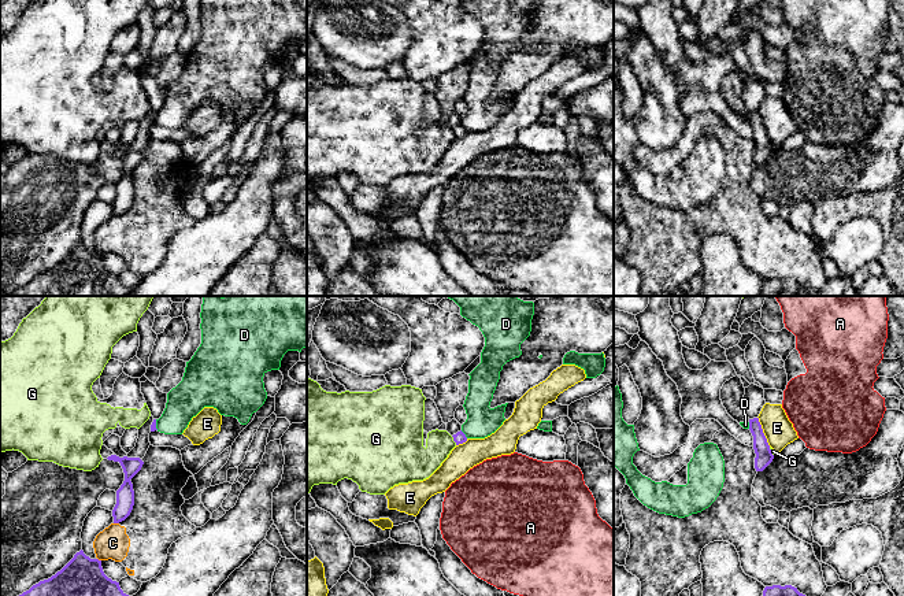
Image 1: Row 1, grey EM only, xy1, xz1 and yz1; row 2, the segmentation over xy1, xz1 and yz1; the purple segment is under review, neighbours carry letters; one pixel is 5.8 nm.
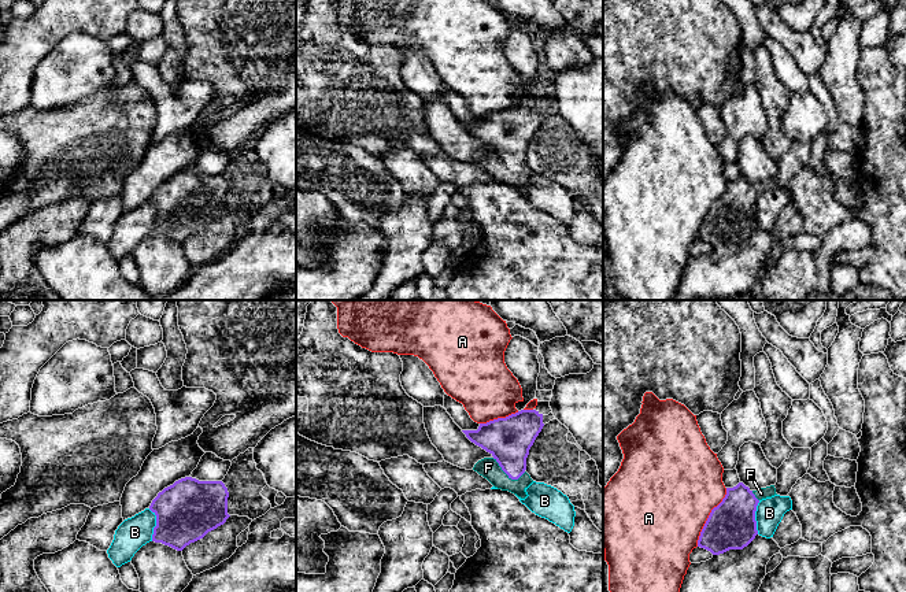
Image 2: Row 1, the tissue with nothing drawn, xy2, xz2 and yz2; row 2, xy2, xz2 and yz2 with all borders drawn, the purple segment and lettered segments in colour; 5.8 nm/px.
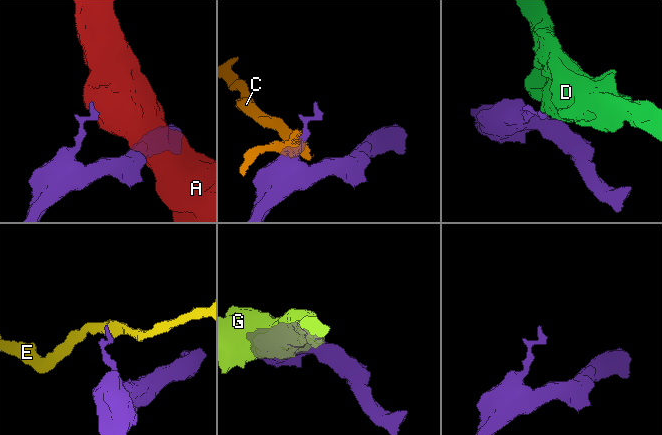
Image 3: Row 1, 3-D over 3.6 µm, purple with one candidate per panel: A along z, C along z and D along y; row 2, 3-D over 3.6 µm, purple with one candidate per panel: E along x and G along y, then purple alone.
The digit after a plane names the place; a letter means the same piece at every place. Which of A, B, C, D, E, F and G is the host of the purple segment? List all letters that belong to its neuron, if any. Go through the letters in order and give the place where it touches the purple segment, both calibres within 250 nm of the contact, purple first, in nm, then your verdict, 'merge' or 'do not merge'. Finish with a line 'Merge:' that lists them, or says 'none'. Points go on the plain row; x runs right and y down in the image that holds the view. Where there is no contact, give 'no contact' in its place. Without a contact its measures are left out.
A: contact yz2 (709, 210); calibres 280 and 480 nm; do not merge
B: contact xy2 (156, 218); calibres 360 and 180 nm; do not merge
C: contact xy1 (117, 215); calibres 110 and 190 nm; do not merge
D: contact xz1 (465, 128); calibres 70 and 180 nm; do not merge
E: contact yz1 (762, 125); calibres 100 and 170 nm; do not merge
F: contact xz2 (509, 169); calibres 260 and 120 nm; merge
G: contact xz1 (454, 133); calibres 70 and 200 nm; do not merge
Merge: F

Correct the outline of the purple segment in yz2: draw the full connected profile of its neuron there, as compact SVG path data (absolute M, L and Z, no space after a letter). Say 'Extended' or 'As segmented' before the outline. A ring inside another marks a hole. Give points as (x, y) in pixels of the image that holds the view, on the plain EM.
Extended. M743 175L726 181L722 195L714 200L700 225L698 240L713 248L743 243L758 227L755 204L762 192L777 188L774 178L751 184Z

